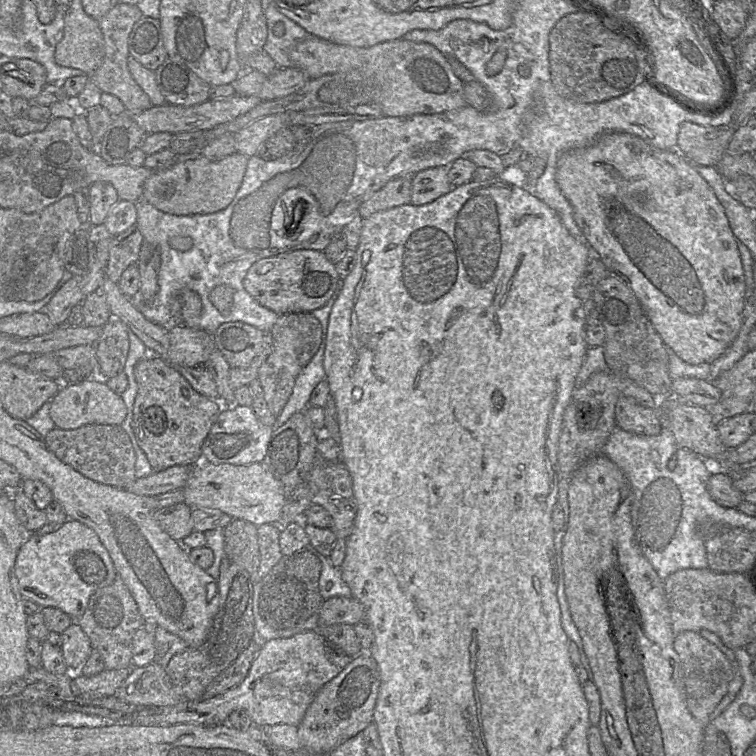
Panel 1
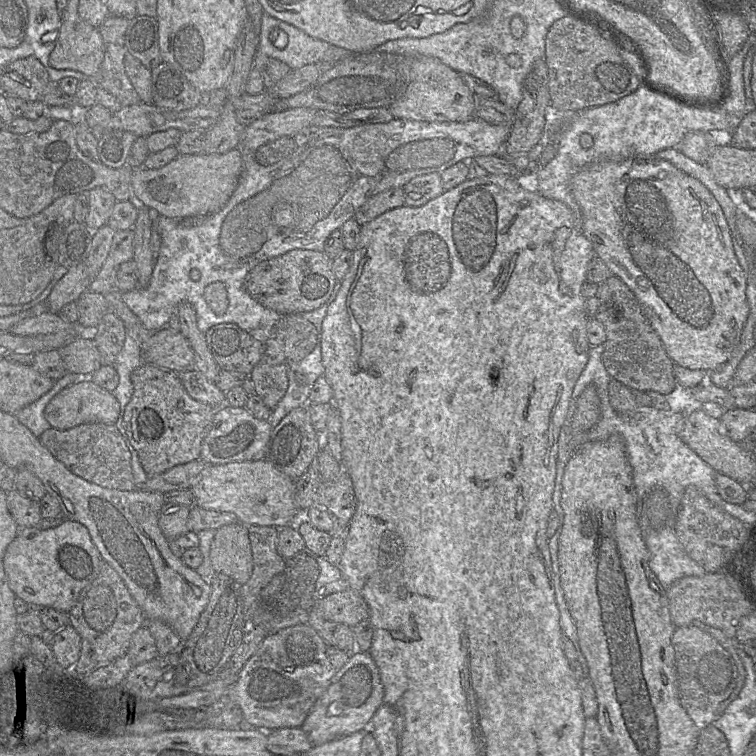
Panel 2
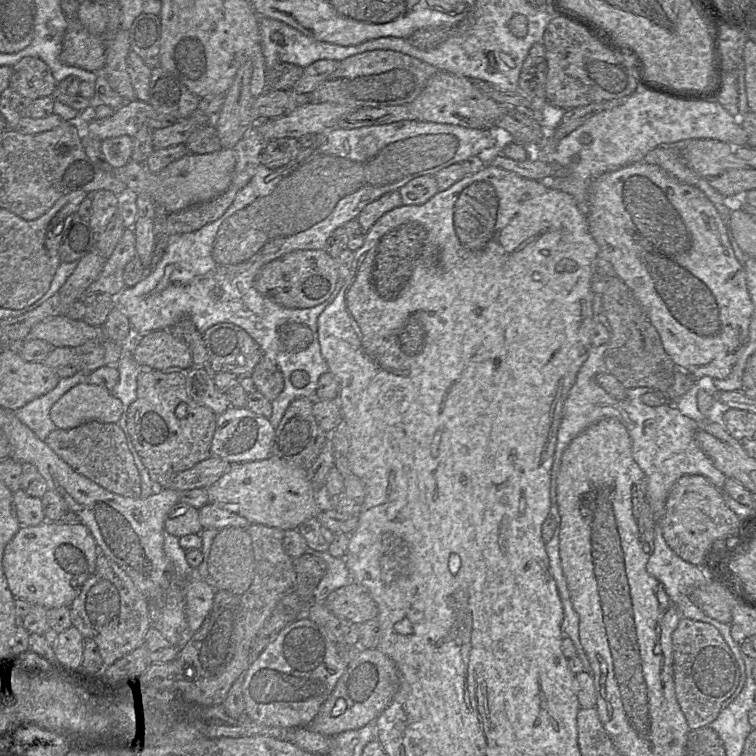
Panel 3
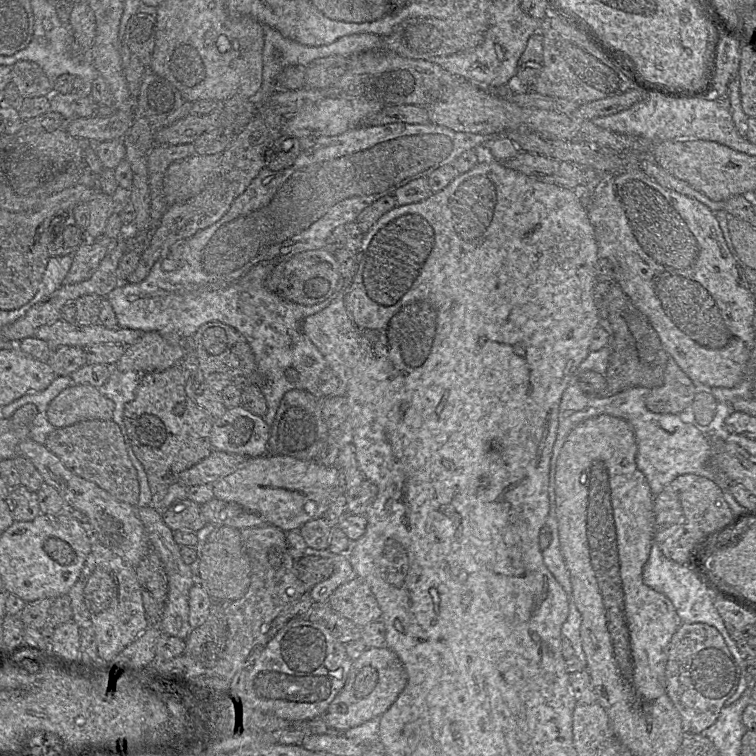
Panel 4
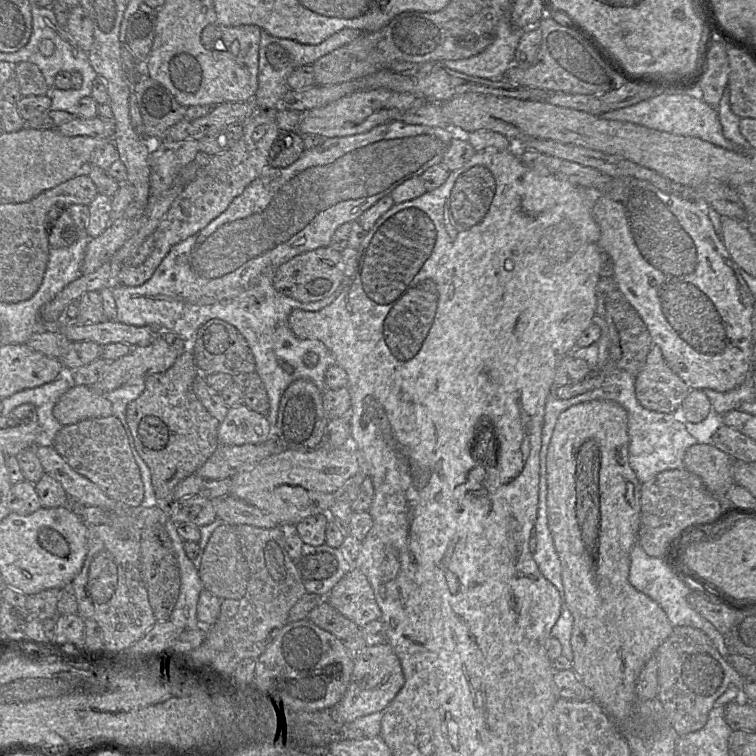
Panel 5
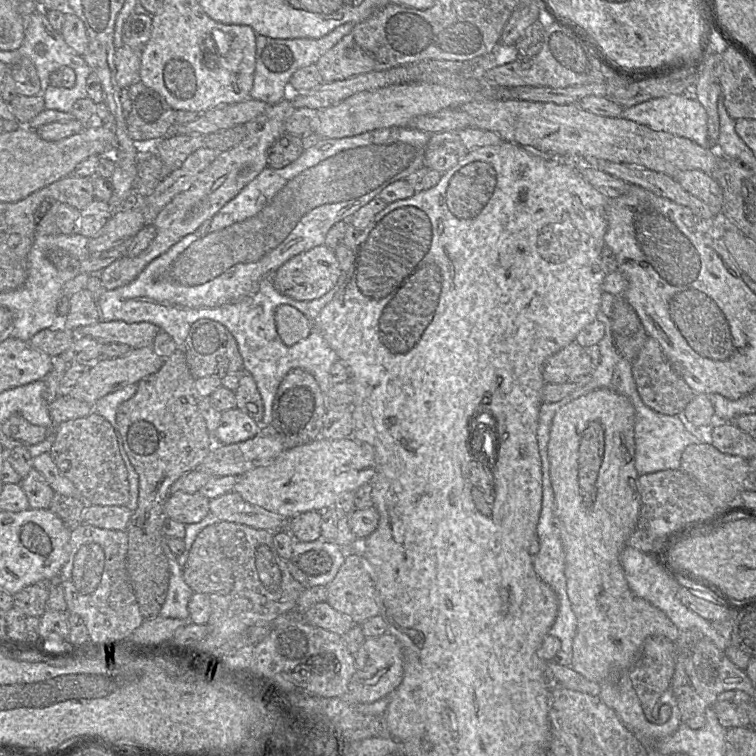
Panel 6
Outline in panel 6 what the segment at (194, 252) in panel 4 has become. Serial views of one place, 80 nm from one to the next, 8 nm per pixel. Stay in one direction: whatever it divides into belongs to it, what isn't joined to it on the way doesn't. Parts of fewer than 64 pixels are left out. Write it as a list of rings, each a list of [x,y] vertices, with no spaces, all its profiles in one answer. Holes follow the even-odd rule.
[[[389,127],[340,139],[320,139],[288,166],[281,169],[264,168],[214,216],[151,261],[132,282],[106,290],[97,302],[101,320],[152,323],[169,334],[179,348],[182,348],[190,327],[197,320],[207,318],[221,323],[237,341],[243,368],[251,373],[256,382],[264,406],[261,425],[271,424],[273,403],[279,384],[294,368],[301,368],[312,374],[321,391],[326,394],[334,385],[329,372],[338,360],[337,354],[315,328],[307,338],[292,346],[286,346],[277,333],[274,315],[278,306],[289,305],[314,322],[342,285],[337,283],[318,299],[297,301],[277,291],[274,286],[276,272],[294,256],[323,245],[333,225],[350,219],[388,185],[405,180],[423,168],[429,138],[429,133],[420,130]]]

